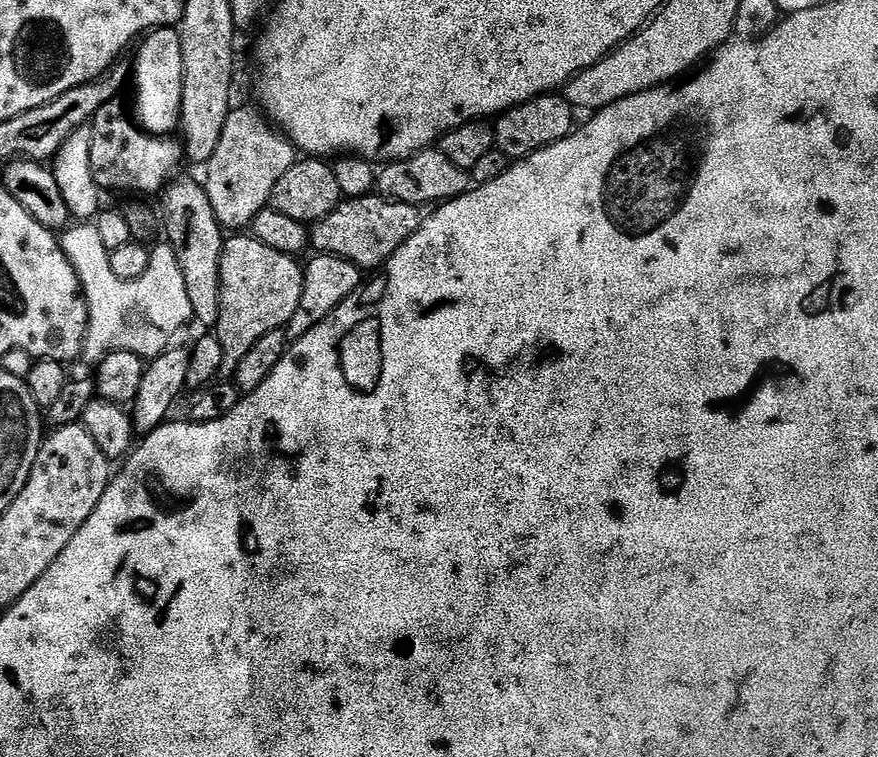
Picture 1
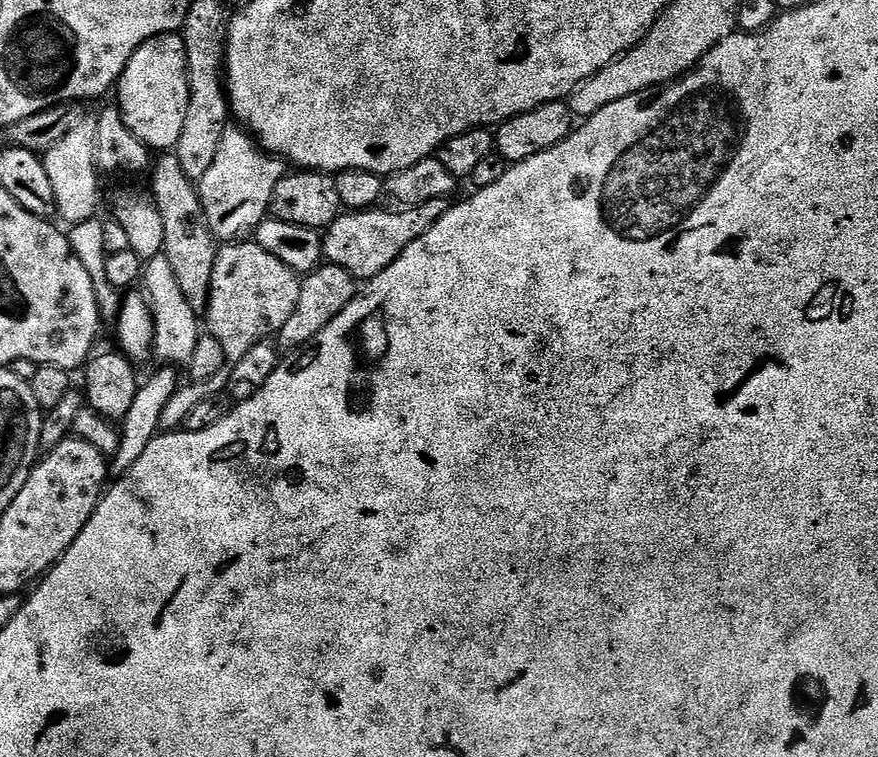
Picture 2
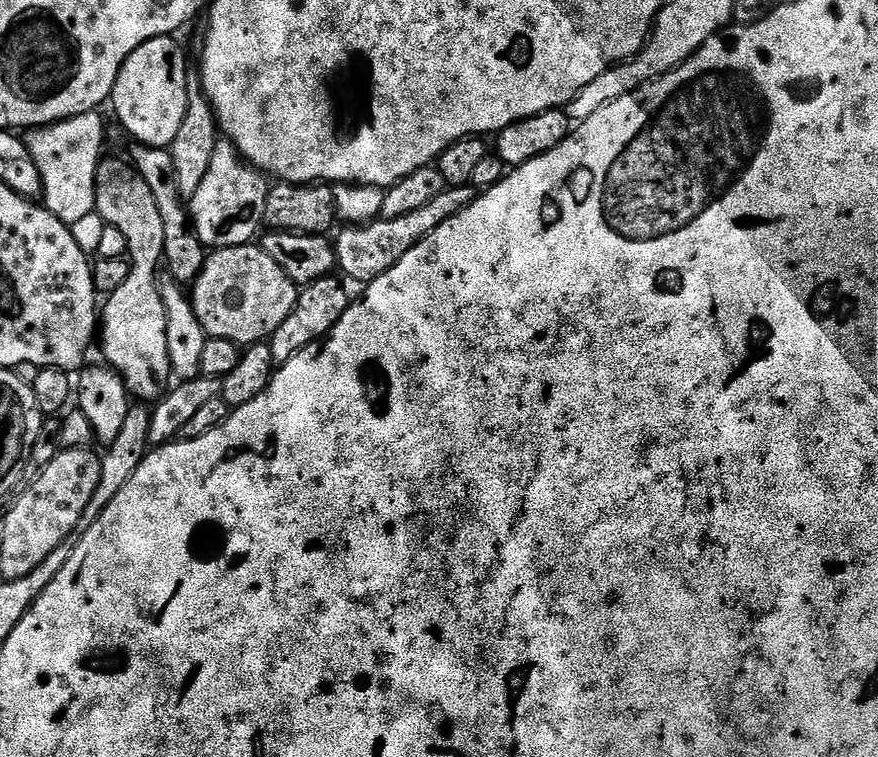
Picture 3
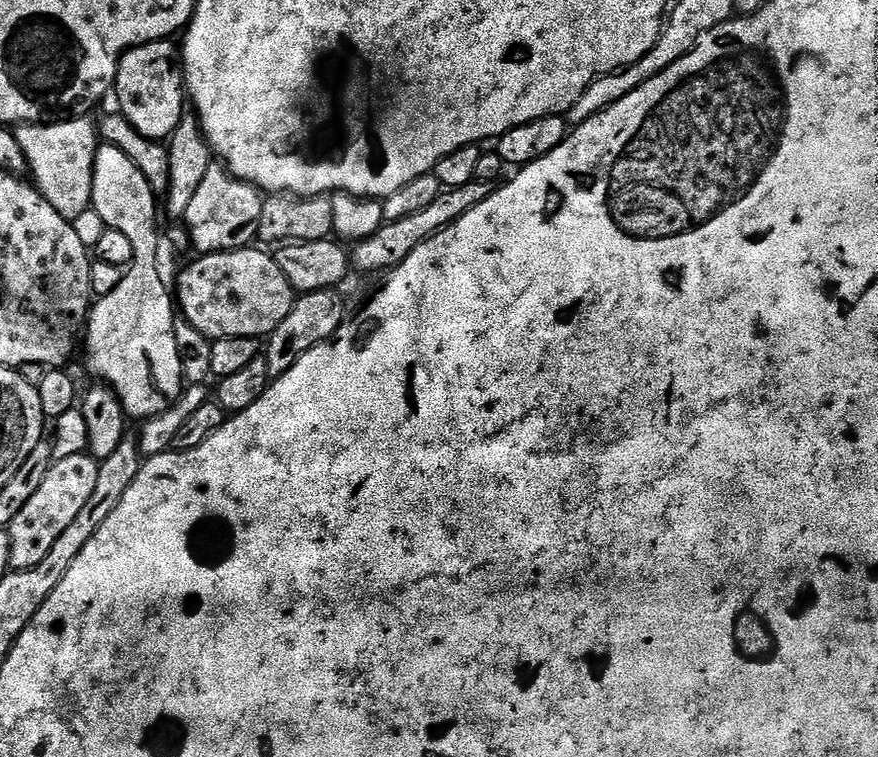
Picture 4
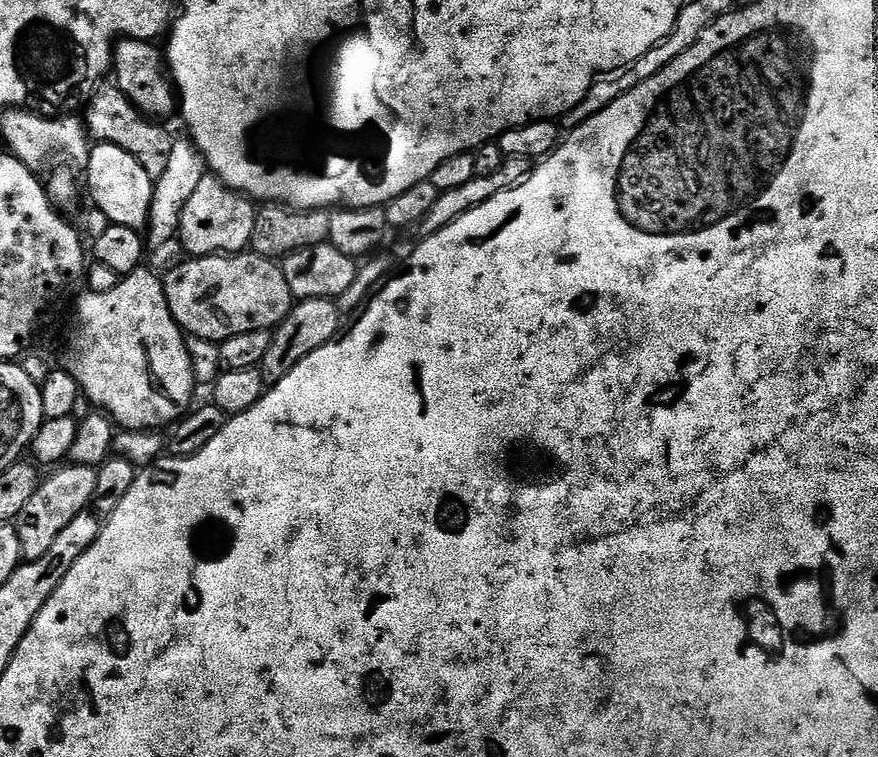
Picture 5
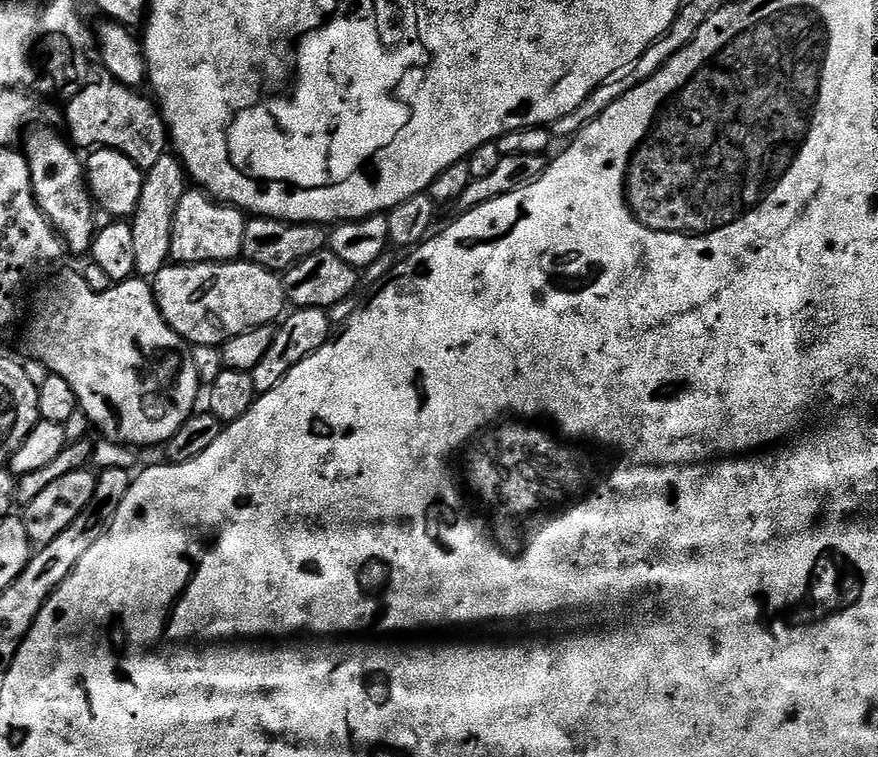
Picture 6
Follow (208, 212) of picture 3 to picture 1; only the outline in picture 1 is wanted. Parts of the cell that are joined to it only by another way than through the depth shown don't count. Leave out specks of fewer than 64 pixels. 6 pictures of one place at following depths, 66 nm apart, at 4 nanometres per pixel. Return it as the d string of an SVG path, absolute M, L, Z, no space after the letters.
M233 107L226 118L226 126L222 126L222 139L214 149L214 158L207 162L208 173L202 176L208 201L221 228L247 229L253 218L269 207L278 178L282 178L297 159L298 149L283 132L273 127L259 107Z

